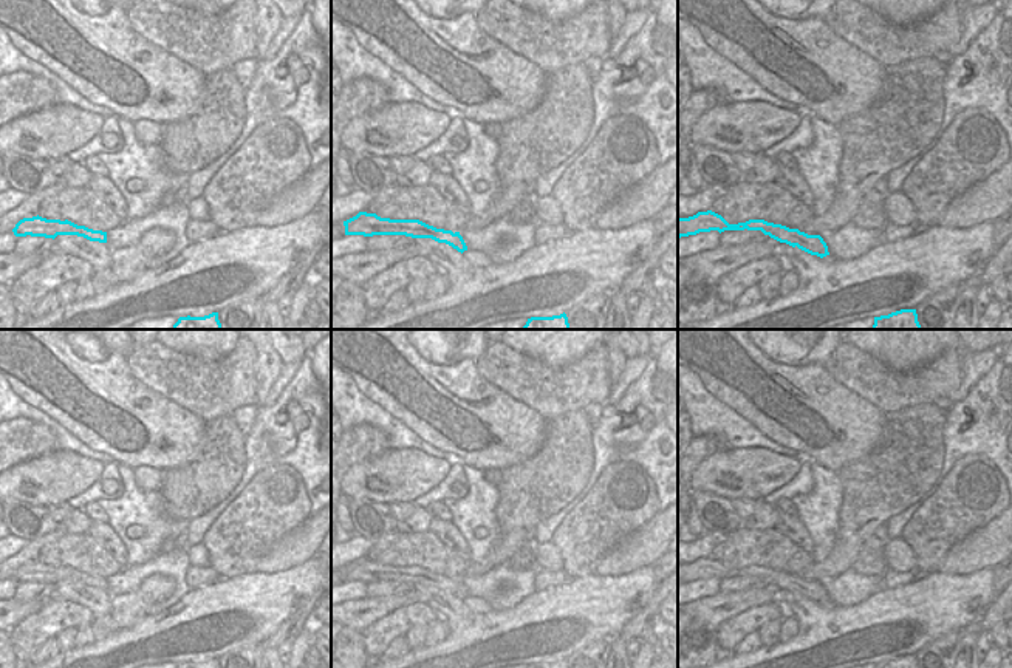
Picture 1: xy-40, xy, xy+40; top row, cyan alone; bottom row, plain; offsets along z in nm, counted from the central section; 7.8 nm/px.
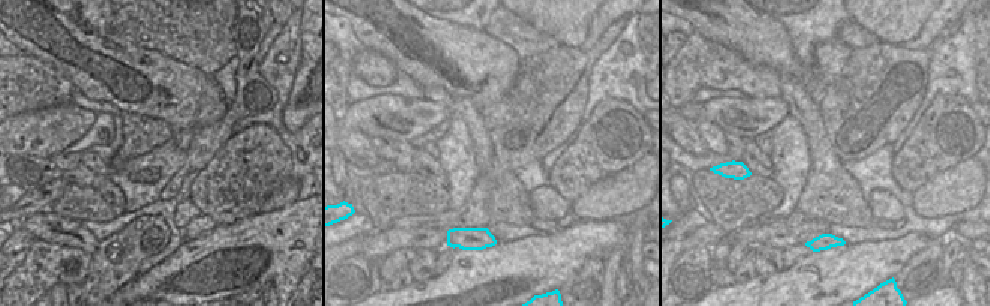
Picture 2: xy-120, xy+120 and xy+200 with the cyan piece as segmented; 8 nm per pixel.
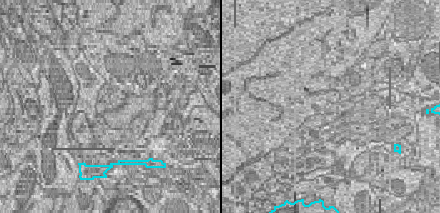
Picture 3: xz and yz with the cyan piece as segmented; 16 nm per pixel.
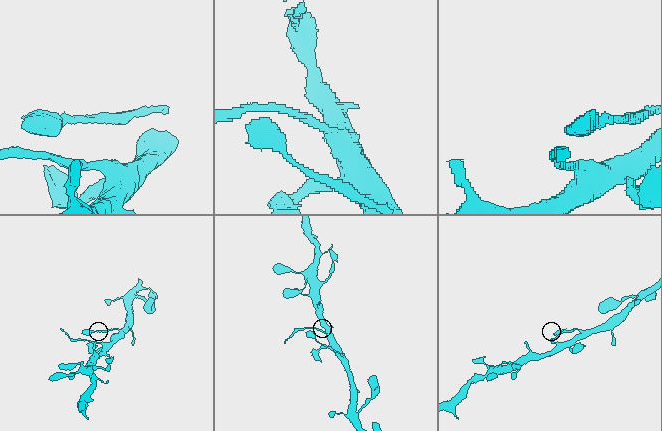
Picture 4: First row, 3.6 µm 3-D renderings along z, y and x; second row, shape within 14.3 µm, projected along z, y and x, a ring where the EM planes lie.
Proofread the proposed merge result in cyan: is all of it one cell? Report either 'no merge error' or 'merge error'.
merge error

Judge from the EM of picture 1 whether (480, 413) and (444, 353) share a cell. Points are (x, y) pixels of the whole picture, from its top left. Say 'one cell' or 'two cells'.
two cells

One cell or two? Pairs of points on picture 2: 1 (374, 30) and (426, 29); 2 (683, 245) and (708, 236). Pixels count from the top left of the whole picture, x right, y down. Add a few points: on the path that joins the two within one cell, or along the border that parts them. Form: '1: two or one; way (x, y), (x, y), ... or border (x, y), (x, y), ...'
1: one; way (413, 60), (462, 89), (471, 78), (461, 68)
2: one; way (689, 242), (702, 237)

